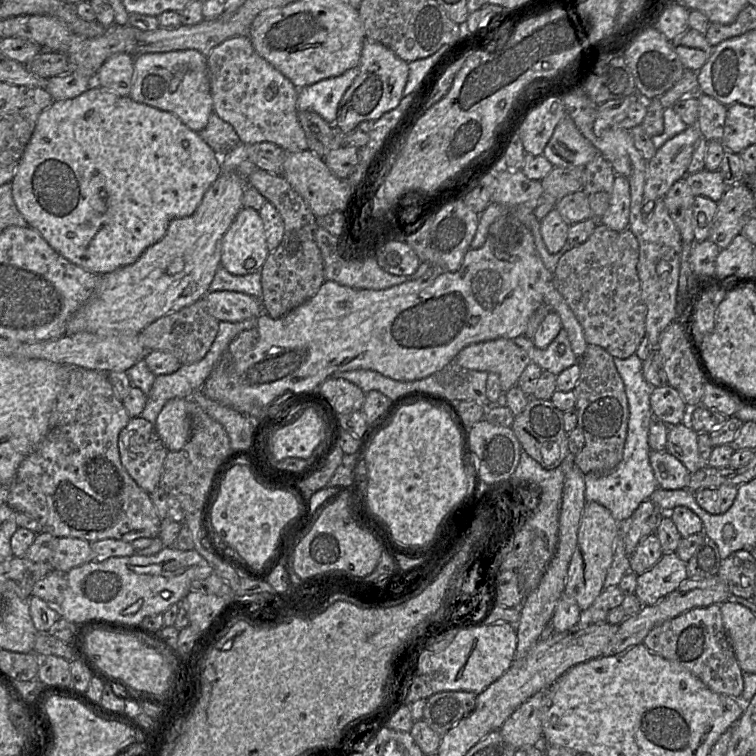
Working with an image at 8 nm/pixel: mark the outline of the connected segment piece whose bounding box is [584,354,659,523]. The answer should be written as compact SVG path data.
M633 354L628 358L614 358L614 364L623 380L628 401L629 420L623 456L616 468L607 475L589 473L584 475L586 502L597 502L607 508L618 523L626 523L645 500L659 488L650 464L648 434L652 410L650 395L652 387L642 374L643 361Z

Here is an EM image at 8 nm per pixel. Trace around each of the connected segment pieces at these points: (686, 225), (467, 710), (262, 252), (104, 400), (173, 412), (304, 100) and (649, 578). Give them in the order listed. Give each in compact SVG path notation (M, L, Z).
M685 177L676 181L663 198L684 243L695 243L692 226L694 198Z
M443 691L431 695L423 719L441 737L468 716L476 706L477 694L470 691Z
M242 207L222 241L220 265L233 275L260 271L269 250L259 212Z
M85 368L70 369L69 381L60 391L50 414L47 434L19 465L7 505L35 519L42 532L56 538L78 538L88 542L116 539L131 543L138 538L158 537L161 520L150 495L128 474L119 456L118 437L130 418L107 374Z
M187 400L168 401L159 413L154 426L168 451L179 451L190 440L191 420L187 413Z
M351 68L343 74L323 79L299 89L297 111L313 111L329 124L334 124L338 104L359 73L359 68Z
M665 553L651 569L637 576L634 595L644 606L654 605L687 579L687 563L676 553Z

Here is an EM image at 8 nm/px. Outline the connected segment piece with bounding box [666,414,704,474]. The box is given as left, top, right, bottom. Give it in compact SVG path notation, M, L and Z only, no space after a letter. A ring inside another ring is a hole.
M689 414L685 415L681 424L670 426L667 436L666 451L678 459L691 474L704 467L699 455L697 436Z

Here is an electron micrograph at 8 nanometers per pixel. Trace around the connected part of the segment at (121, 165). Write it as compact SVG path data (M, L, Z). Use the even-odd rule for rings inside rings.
M91 83L90 88L81 95L72 99L54 101L40 114L11 185L14 202L28 226L38 231L48 244L68 261L99 276L134 263L146 249L165 236L169 223L173 219L192 215L205 192L222 171L221 157L200 137L198 132L184 125L176 115L135 102L129 96L120 96Z

